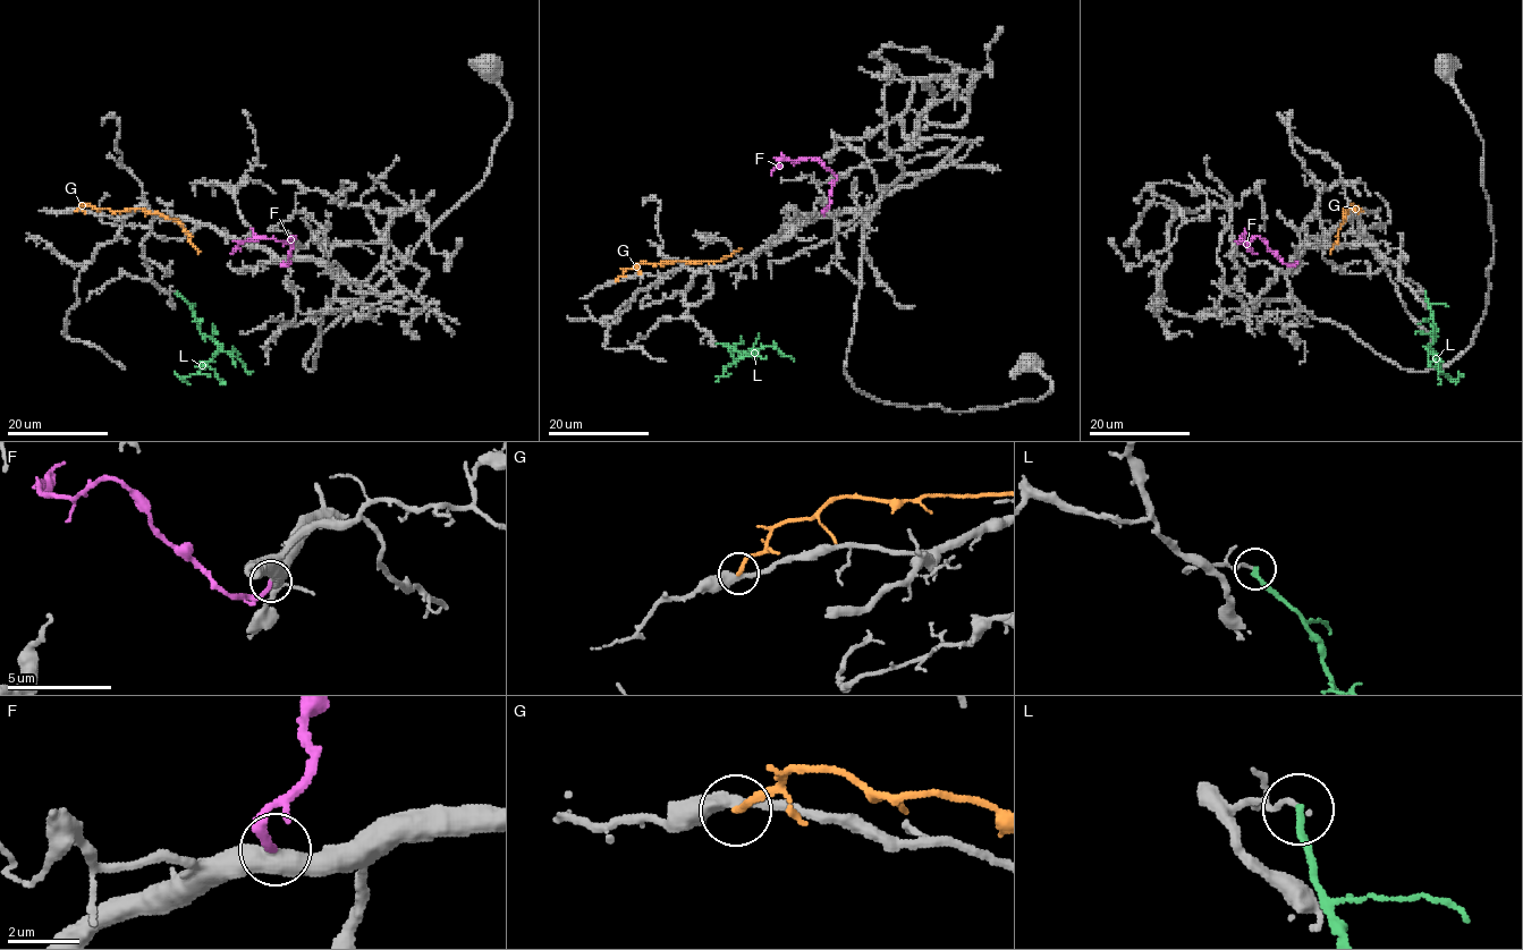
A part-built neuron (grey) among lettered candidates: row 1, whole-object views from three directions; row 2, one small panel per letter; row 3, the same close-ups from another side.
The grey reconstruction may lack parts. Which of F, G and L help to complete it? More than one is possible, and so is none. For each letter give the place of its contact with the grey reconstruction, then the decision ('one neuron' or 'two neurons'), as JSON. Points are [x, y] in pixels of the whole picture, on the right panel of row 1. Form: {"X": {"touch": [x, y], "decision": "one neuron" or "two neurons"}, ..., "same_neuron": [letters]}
{"F": {"touch": [1296, 261], "decision": "one neuron"}, "G": {"touch": [1362, 210], "decision": "two neurons"}, "L": {"touch": [1424, 291], "decision": "two neurons"}, "same_neuron": ["F"]}

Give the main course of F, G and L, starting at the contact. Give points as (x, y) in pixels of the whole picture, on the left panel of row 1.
F: (284, 262), (282, 265), (288, 263), (294, 236), (287, 240), (250, 239), (240, 242), (229, 254)
G: (75, 210), (85, 205), (160, 212), (172, 218), (184, 229), (199, 253)
L: (177, 291), (188, 303), (200, 331), (218, 349), (194, 374), (183, 380), (176, 371)

